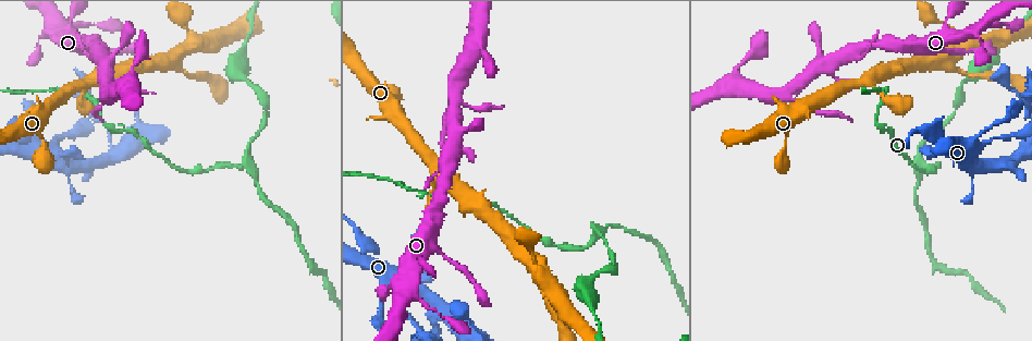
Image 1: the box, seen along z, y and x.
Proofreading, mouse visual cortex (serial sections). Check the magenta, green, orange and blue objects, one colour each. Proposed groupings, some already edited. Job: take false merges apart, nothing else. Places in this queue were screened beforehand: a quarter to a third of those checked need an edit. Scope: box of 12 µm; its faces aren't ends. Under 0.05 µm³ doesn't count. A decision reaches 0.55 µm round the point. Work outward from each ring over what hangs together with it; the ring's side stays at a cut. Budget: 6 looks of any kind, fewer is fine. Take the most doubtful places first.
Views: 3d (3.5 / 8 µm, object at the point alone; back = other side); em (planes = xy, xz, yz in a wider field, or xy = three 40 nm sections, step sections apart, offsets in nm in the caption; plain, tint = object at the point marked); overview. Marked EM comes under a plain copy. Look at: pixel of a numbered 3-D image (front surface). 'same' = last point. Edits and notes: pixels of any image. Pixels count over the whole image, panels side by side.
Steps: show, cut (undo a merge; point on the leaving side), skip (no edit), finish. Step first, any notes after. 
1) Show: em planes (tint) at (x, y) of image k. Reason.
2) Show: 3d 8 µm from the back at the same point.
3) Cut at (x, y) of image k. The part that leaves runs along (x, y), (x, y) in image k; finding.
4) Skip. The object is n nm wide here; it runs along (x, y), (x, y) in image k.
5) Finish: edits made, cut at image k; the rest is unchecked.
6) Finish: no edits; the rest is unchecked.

Show: 3d 3.5 µm at (455, 94) of image 1. Calibre changes.

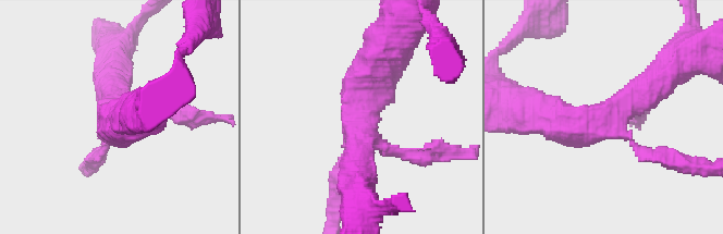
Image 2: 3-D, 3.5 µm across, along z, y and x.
Show: em planes (tint) at (607, 117) of image 2. Need the tissue.

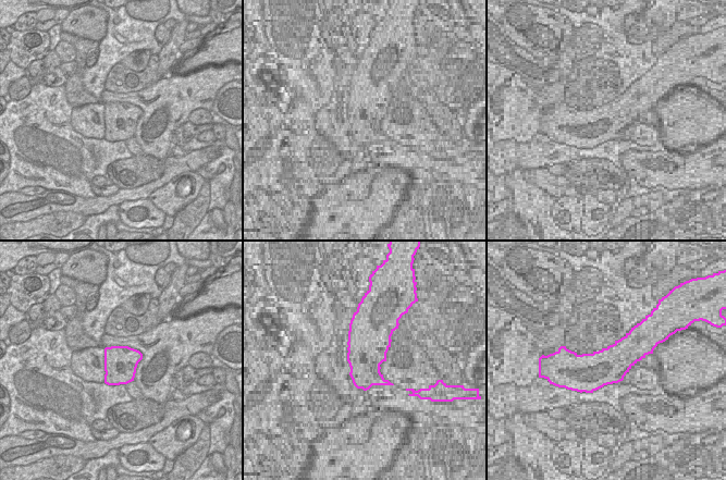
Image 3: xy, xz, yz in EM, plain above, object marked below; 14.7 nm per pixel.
Show: em xy step 3 (tint) at the same point.

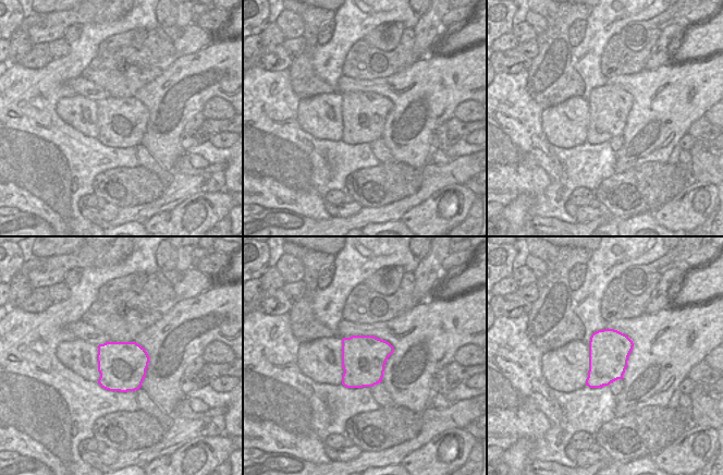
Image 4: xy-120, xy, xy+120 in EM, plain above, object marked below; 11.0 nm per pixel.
Cut at (669, 154) of image 2. The part that leaves runs along (634, 144), (650, 157), (709, 168) in image 2; two cells meet here.

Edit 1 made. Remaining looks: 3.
Show: overview. See it whole again.

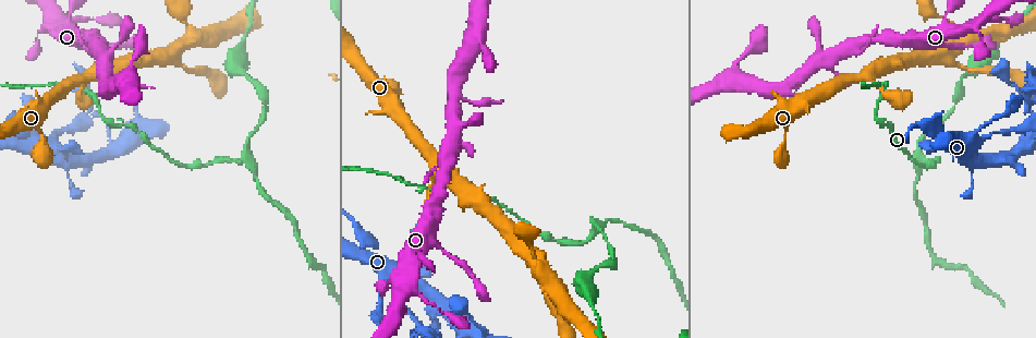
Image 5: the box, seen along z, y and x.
Show: 3d 3.5 µm from the back at (942, 149) of image 5.

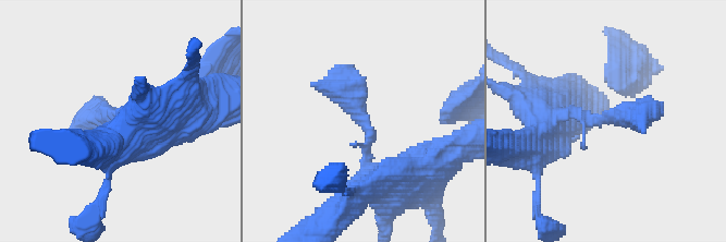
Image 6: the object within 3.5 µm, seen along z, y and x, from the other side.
Show: em xy step 1 (tint) at (368, 121) of image 6. Need the tissue.

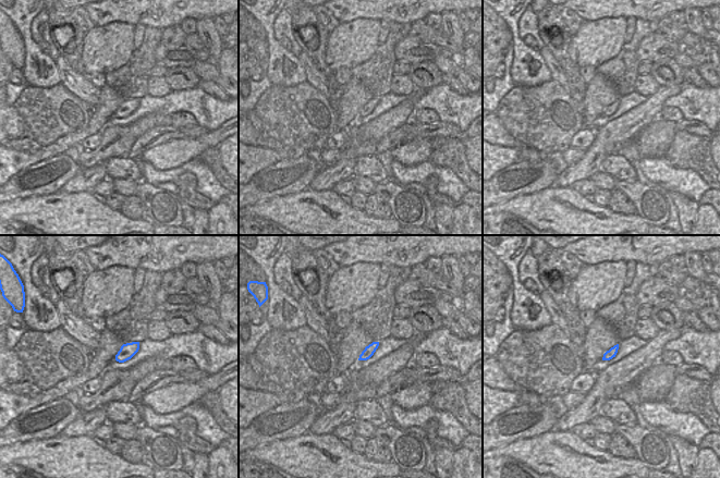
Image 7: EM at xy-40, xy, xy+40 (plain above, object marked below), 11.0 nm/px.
Skip. It runs along (544, 121), (634, 115), (641, 131) in image 6; one cell here.

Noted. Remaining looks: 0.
Finish: edits made, cut at image 2; the rest is unchecked.

